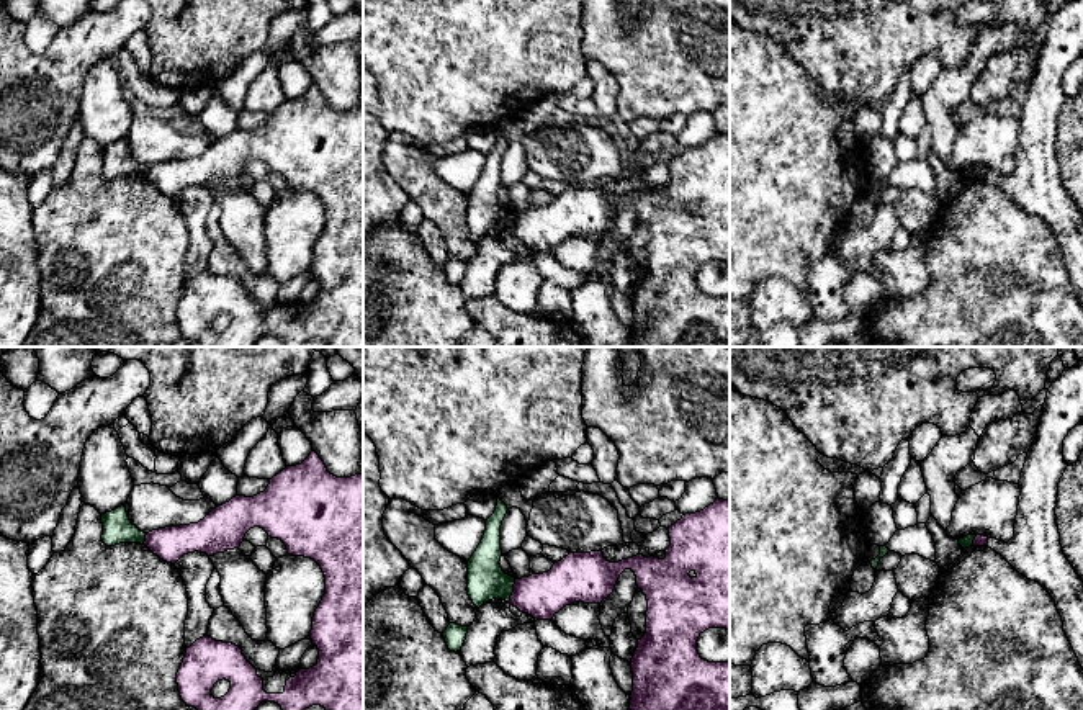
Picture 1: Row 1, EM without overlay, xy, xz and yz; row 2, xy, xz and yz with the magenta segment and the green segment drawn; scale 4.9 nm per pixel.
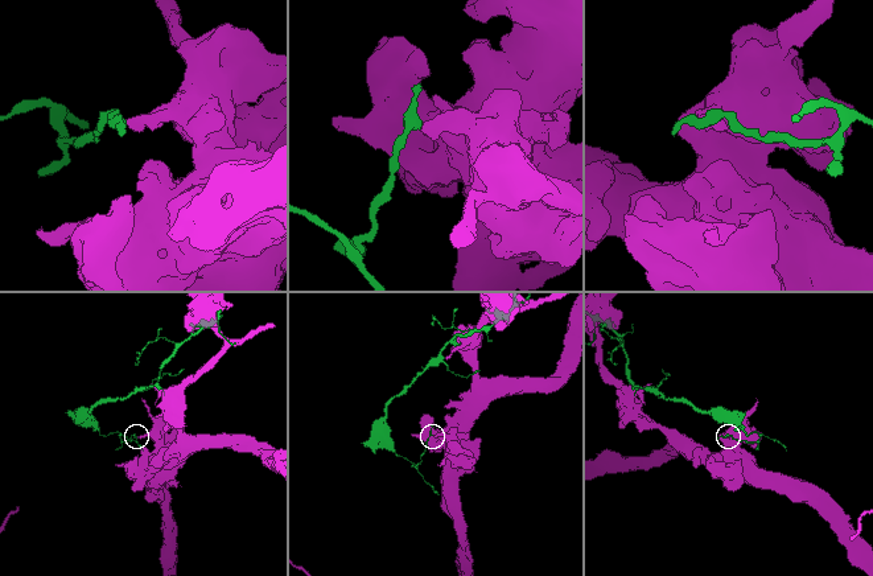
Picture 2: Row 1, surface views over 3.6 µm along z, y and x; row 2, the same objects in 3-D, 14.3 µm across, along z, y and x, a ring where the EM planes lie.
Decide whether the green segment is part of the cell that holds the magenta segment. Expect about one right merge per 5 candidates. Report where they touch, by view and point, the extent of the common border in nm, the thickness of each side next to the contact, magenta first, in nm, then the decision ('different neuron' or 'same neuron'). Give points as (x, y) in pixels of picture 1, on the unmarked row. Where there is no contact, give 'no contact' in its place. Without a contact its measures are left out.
meets magenta in xz at (514, 224); contact 120 nm long; 220 nm thick on the magenta side, 190 nm on the other; different neuron

